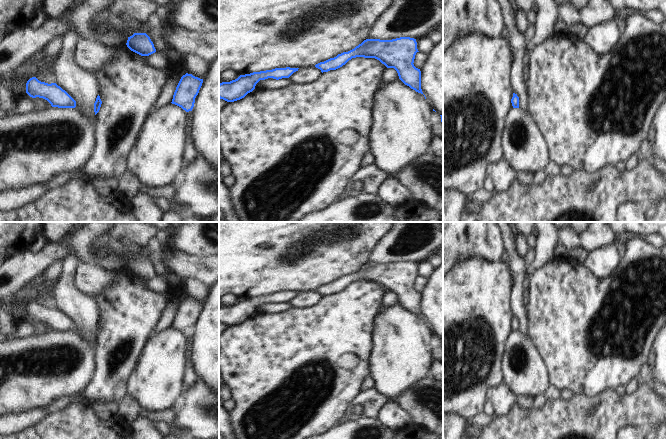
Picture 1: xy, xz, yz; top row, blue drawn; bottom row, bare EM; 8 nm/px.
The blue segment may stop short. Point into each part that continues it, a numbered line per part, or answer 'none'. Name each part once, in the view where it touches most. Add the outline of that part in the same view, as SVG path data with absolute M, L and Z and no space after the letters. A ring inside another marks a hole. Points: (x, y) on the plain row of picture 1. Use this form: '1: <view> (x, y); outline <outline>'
none

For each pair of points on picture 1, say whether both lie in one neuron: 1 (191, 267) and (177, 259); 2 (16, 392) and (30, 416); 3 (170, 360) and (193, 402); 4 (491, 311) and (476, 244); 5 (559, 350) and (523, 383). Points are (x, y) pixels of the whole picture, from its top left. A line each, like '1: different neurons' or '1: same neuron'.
1: same neuron
2: different neurons
3: different neurons
4: different neurons
5: different neurons

